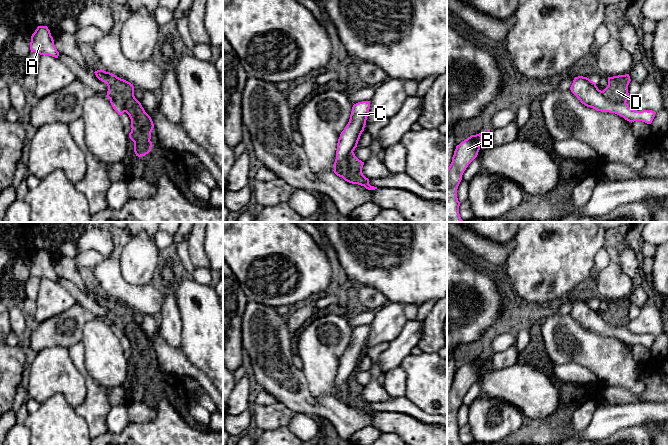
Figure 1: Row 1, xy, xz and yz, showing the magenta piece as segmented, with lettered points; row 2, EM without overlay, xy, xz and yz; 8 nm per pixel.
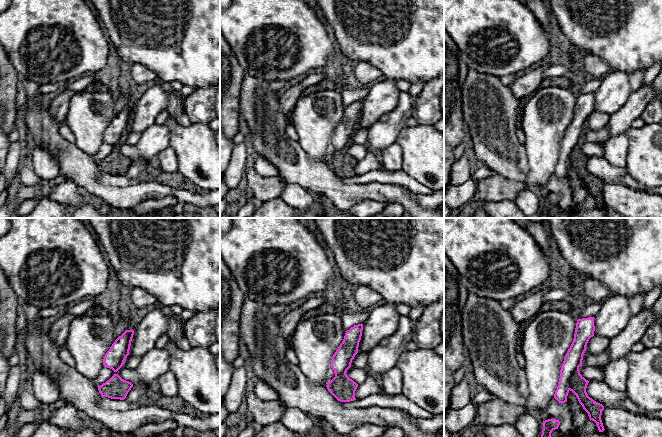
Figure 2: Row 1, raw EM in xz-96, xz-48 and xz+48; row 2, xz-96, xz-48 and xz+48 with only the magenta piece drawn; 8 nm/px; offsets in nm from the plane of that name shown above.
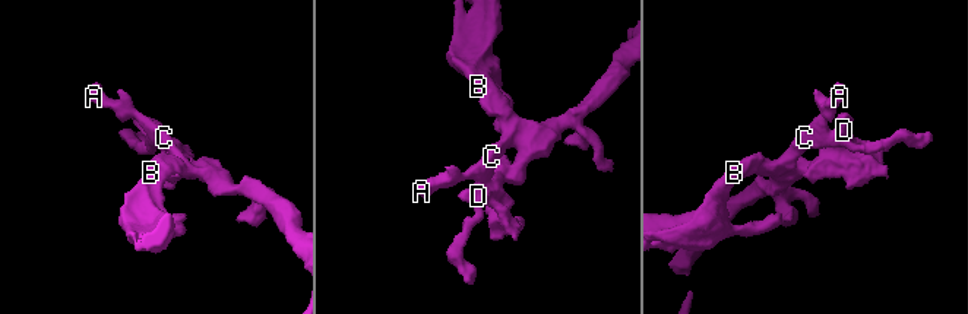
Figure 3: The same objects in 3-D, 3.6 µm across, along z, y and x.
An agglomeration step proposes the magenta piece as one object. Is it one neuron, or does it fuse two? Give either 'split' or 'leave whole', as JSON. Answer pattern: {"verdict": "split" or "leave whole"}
{"verdict": "split"}

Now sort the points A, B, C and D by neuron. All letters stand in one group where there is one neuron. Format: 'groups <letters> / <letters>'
groups A B C / D

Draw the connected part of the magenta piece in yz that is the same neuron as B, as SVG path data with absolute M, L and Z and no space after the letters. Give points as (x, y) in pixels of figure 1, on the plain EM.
M482 356L471 359L456 370L452 386L447 392L447 446L464 446L459 438L457 413L468 389L477 381L482 366Z

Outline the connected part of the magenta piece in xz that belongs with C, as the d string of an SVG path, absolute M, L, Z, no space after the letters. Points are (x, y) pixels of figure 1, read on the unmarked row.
M362 325L354 328L349 346L340 358L333 394L339 401L342 401L343 388L346 382L357 371L360 360L366 349L369 333L370 325Z

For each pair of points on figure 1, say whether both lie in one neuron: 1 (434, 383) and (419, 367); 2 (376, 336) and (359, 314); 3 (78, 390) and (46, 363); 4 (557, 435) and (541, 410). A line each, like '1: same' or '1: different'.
1: same
2: different
3: same
4: different

